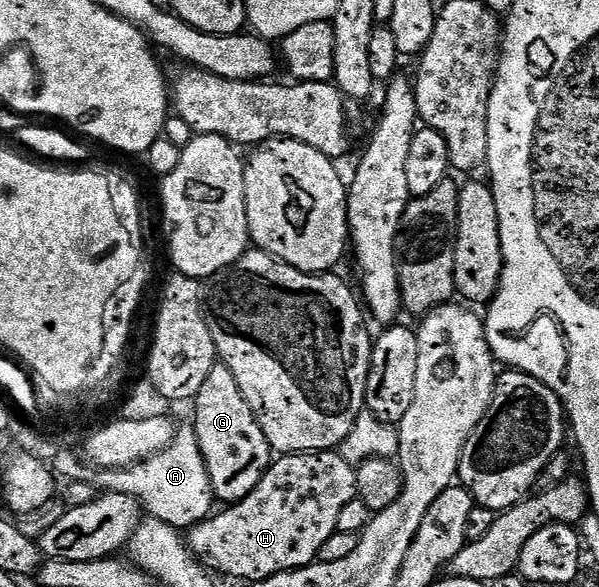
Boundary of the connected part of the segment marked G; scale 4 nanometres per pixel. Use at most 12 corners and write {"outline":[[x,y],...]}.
{"outline":[[225,363],[197,393],[197,438],[221,504],[269,471],[263,428]]}

